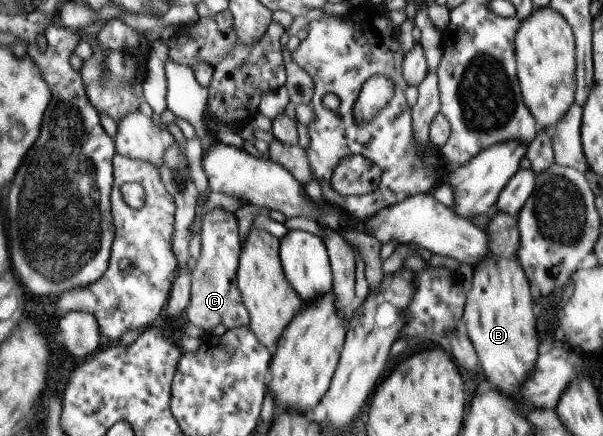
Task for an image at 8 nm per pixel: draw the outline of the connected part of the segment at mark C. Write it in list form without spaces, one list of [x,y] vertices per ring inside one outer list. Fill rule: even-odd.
[[[220,206],[207,212],[202,217],[200,227],[201,252],[195,268],[192,271],[192,292],[190,302],[186,309],[187,321],[197,327],[208,331],[210,327],[224,325],[227,329],[247,326],[250,320],[245,306],[242,304],[239,290],[236,286],[236,267],[240,252],[239,235],[237,234],[237,222],[231,209],[225,210]]]

